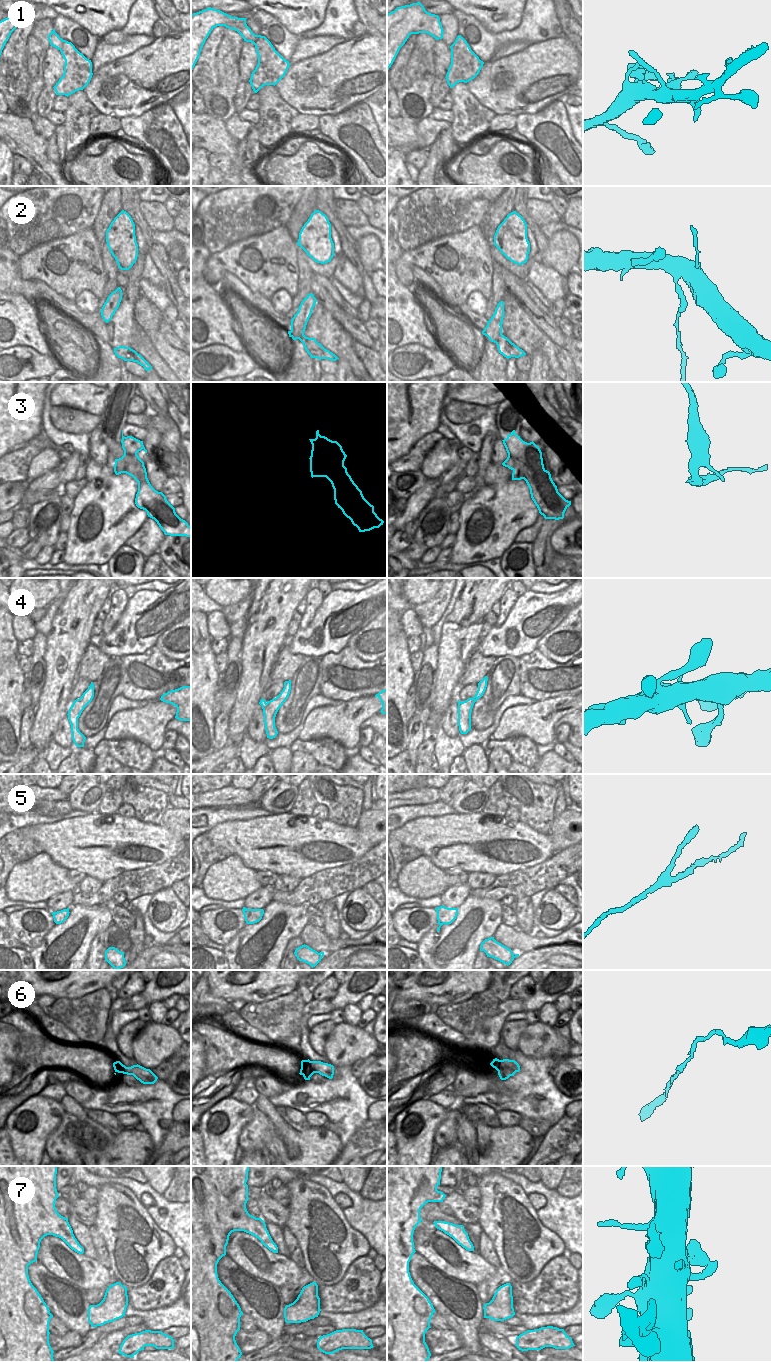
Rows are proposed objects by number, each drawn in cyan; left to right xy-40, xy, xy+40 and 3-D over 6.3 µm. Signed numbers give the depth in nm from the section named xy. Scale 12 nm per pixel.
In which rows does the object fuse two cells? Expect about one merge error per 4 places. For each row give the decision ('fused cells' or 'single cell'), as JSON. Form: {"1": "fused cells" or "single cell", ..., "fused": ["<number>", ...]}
{"1": "fused cells", "2": "fused cells", "3": "fused cells", "4": "fused cells", "5": "single cell", "6": "single cell", "7": "single cell", "fused": ["1", "2", "3", "4"]}

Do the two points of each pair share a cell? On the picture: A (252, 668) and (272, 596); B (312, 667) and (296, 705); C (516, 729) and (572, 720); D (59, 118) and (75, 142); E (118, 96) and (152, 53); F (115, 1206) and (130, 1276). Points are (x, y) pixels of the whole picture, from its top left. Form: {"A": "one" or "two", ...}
{"A": "one", "B": "one", "C": "two", "D": "two", "E": "one", "F": "one"}

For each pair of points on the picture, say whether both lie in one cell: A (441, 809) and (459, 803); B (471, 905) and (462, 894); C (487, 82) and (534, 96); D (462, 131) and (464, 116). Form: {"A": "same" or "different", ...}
{"A": "different", "B": "different", "C": "same", "D": "same"}

